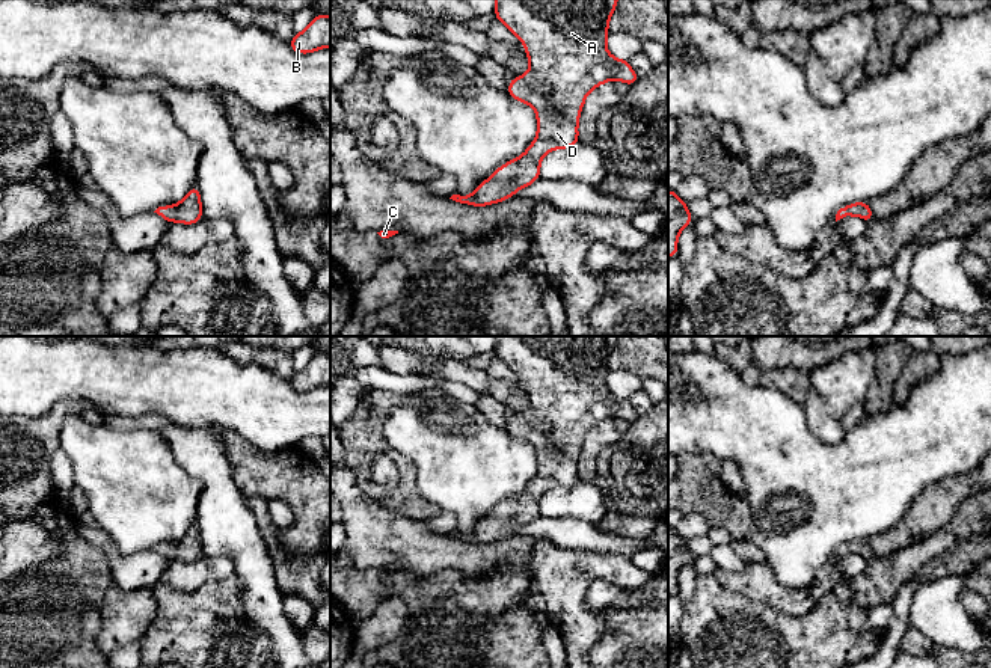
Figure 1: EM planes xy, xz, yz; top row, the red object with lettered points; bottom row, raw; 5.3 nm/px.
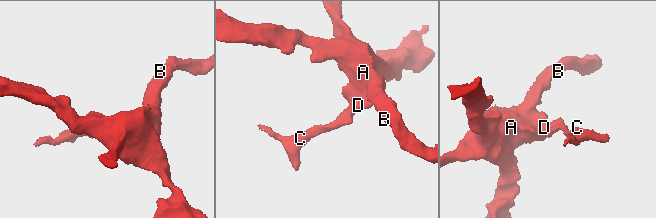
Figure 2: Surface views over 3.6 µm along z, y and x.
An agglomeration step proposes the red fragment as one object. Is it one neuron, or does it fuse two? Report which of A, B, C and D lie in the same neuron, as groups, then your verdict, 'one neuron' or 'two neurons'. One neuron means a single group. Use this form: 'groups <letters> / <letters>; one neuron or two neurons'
groups A B C D; one neuron

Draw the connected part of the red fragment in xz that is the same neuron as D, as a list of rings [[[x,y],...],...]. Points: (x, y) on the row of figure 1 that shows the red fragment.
[[[495,0],[495,18],[523,42],[528,54],[529,71],[522,77],[514,77],[508,83],[507,92],[516,101],[534,107],[537,113],[537,137],[523,155],[498,167],[472,195],[453,195],[449,199],[465,205],[484,207],[514,196],[519,188],[525,188],[540,178],[540,161],[549,151],[566,149],[579,143],[579,115],[587,95],[594,87],[611,80],[634,86],[640,80],[629,60],[615,59],[606,50],[608,23],[617,3],[618,0]]]

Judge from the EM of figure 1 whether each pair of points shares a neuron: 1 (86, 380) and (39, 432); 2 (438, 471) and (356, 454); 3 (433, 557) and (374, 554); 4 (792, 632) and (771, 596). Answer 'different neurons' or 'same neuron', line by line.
1: different neurons
2: different neurons
3: same neuron
4: different neurons

